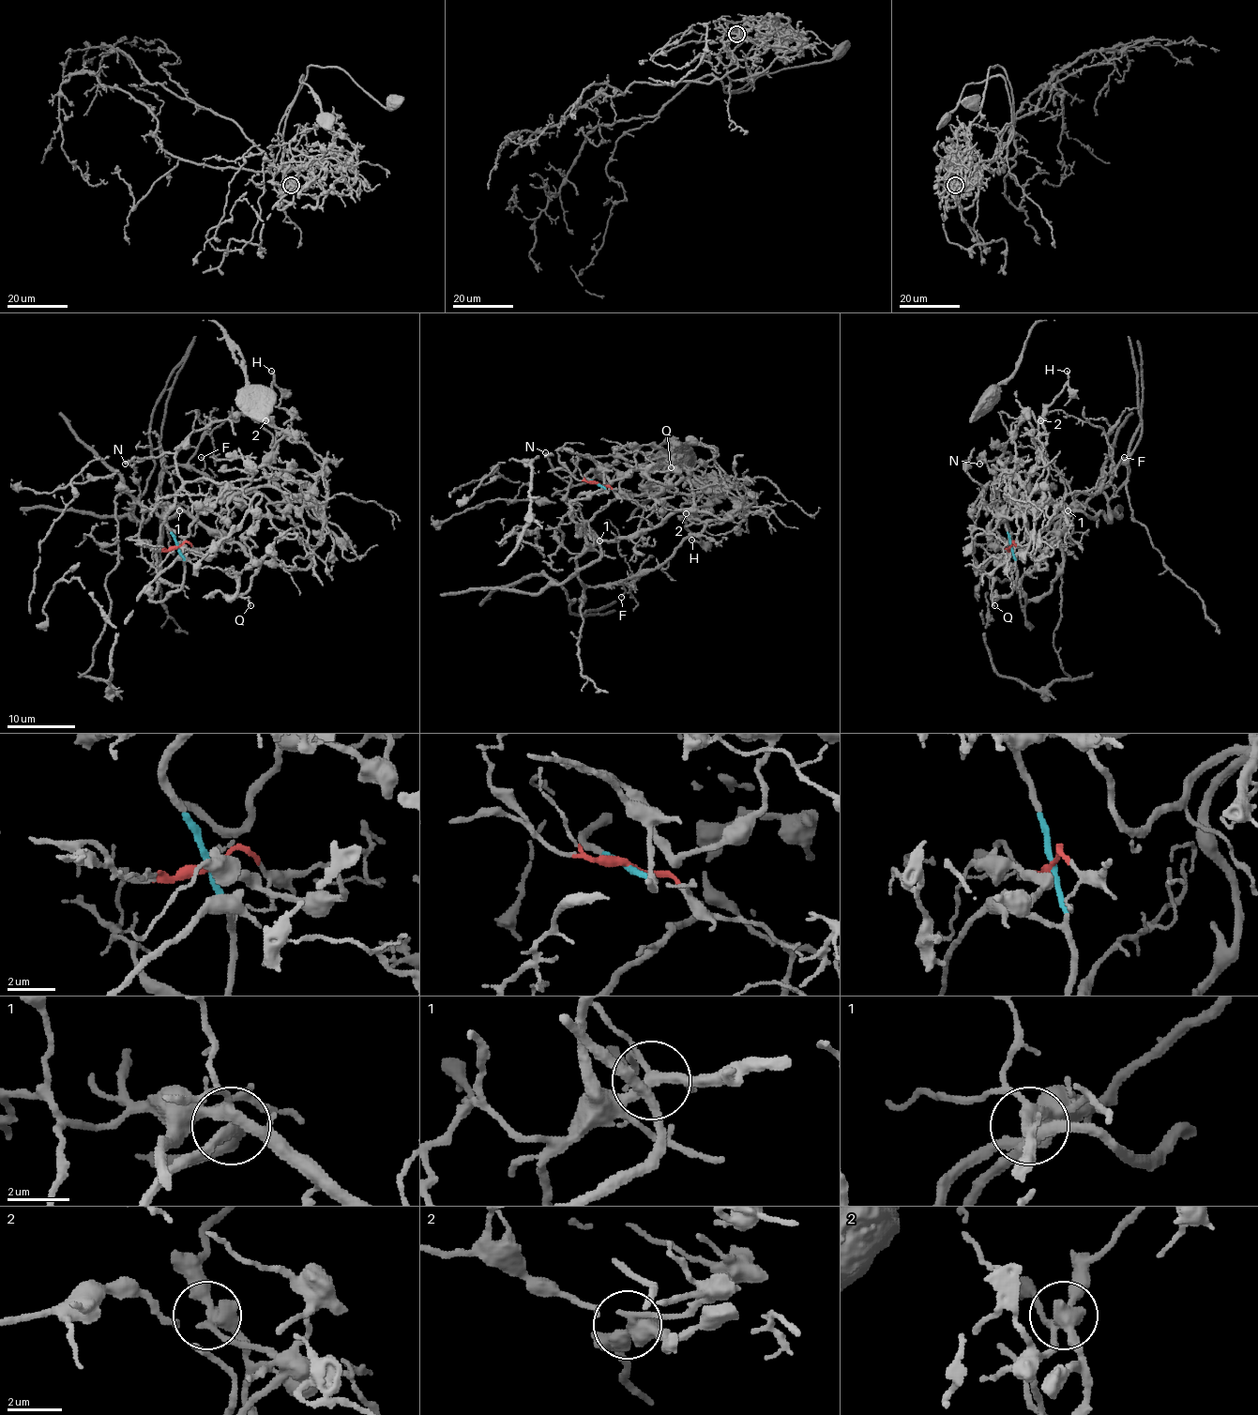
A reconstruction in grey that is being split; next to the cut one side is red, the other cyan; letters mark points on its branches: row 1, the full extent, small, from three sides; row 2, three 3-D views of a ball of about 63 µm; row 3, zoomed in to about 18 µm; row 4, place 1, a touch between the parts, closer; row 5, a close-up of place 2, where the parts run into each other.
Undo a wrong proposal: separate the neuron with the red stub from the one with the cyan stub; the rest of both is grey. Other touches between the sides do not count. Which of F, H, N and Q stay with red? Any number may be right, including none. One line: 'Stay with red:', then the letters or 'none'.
Stay with red: F, Q

